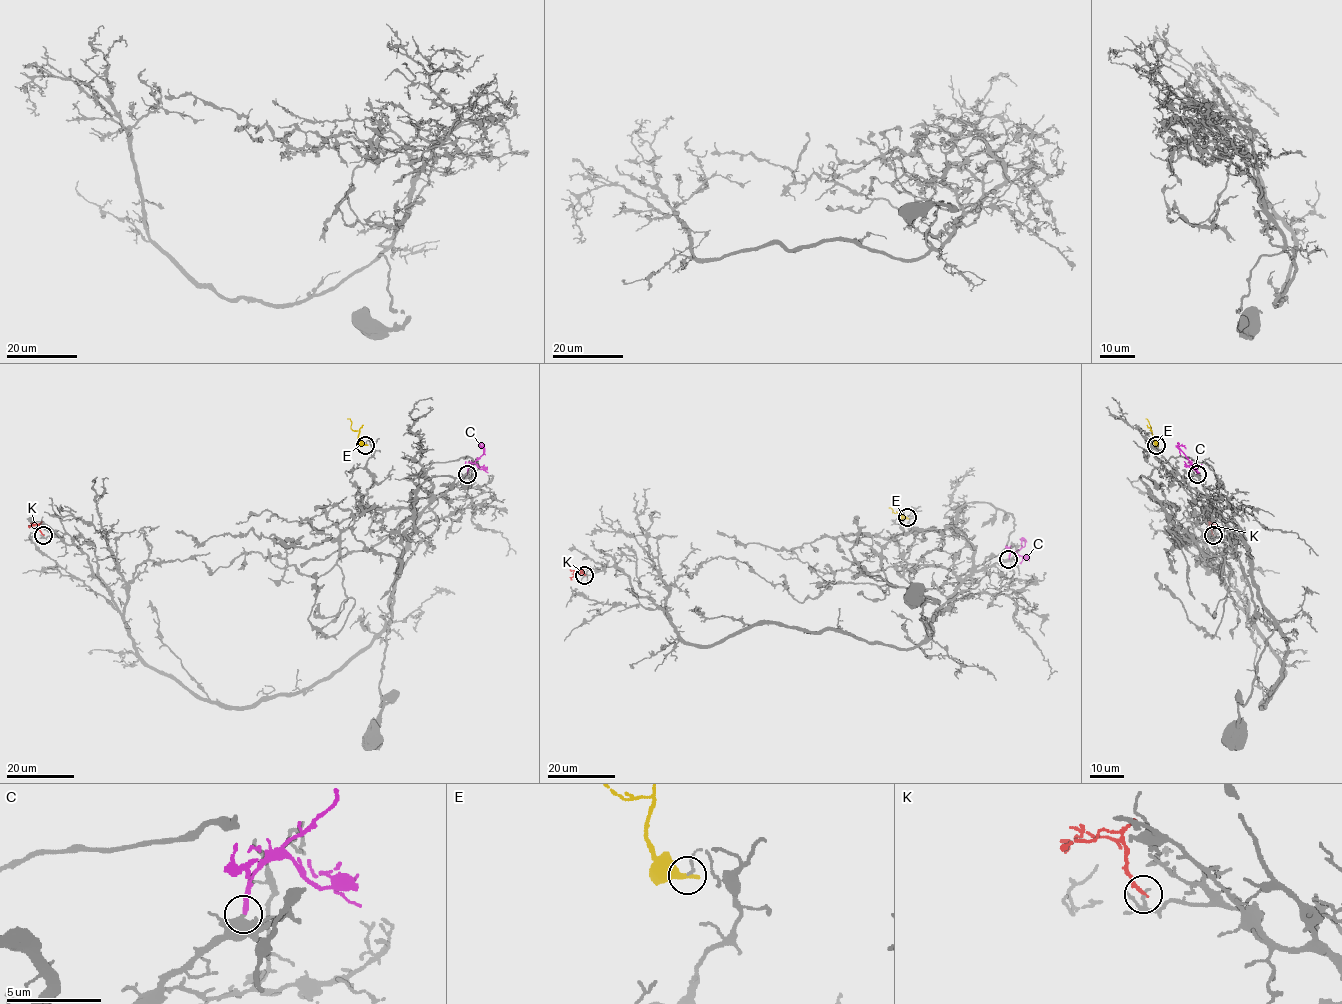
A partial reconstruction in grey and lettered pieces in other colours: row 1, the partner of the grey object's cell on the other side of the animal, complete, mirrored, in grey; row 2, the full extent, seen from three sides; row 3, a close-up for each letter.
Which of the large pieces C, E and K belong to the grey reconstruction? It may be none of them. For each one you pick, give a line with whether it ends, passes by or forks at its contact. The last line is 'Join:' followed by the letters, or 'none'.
C: It ends there
Join: C

